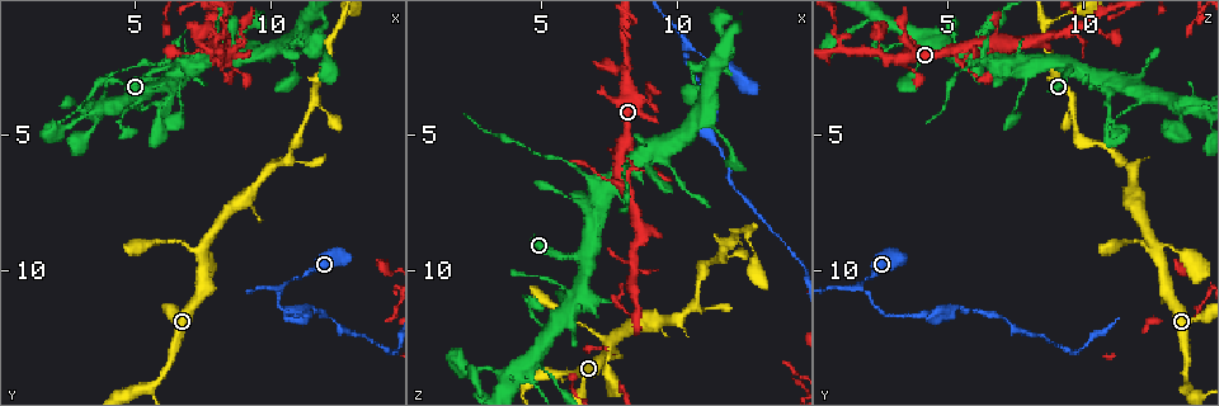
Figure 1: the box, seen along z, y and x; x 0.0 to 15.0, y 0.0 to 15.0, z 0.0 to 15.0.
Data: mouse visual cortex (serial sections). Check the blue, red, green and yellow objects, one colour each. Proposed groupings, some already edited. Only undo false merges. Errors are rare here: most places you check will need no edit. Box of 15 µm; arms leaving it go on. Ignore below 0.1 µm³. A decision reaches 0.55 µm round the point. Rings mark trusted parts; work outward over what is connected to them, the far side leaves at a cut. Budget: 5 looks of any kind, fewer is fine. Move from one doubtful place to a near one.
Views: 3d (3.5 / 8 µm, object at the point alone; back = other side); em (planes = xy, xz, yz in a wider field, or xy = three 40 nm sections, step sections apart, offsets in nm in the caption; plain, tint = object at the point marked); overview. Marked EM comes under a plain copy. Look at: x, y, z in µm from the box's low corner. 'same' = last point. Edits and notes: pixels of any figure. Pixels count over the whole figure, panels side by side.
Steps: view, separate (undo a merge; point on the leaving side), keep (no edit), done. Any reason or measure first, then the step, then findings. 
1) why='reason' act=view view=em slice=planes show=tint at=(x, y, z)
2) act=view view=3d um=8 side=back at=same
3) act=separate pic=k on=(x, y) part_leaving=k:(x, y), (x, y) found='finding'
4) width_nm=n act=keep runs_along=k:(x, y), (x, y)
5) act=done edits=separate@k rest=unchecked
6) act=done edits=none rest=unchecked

why='calibre changes' act=view view=3d um=3.5 at=(6.5, 2.0, 6.3)

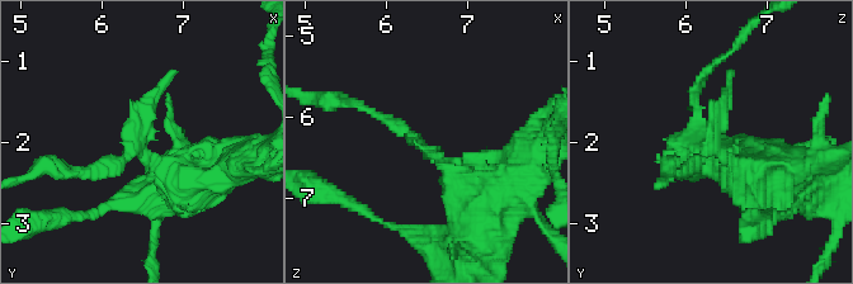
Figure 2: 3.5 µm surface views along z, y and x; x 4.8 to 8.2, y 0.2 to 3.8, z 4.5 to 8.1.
why='need the tissue' act=view view=em slice=xy step=3 show=tint at=(6.40, 2.10, 6.25)

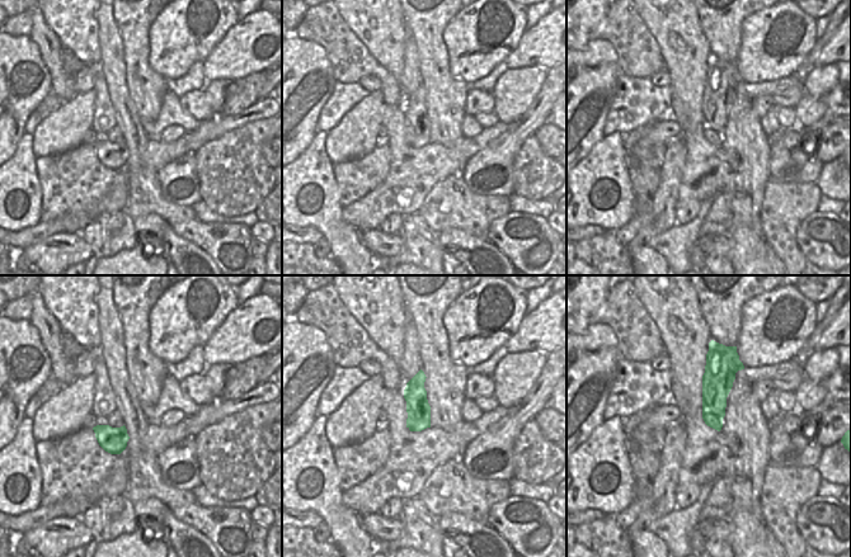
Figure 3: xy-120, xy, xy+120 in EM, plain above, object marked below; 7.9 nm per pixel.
width_nm=190 act=separate pic=2 on=(92, 173) part_leaving=2:(126, 156), (95, 173), (33, 173) found='a second cell is stuck on'

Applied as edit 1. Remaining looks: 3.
why='calibre changes' act=view view=3d um=3.5 at=(3.7, 4.1, 13.7)

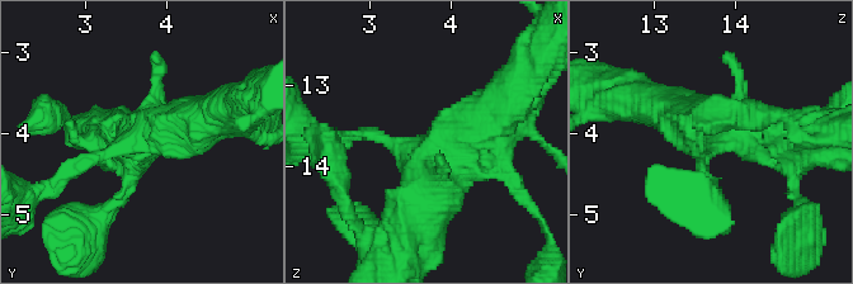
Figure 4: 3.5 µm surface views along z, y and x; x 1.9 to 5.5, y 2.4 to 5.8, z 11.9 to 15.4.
why='shape alone is not enough' act=view view=em slice=xy step=2 show=tint at=(3.75, 4.05, 13.75)

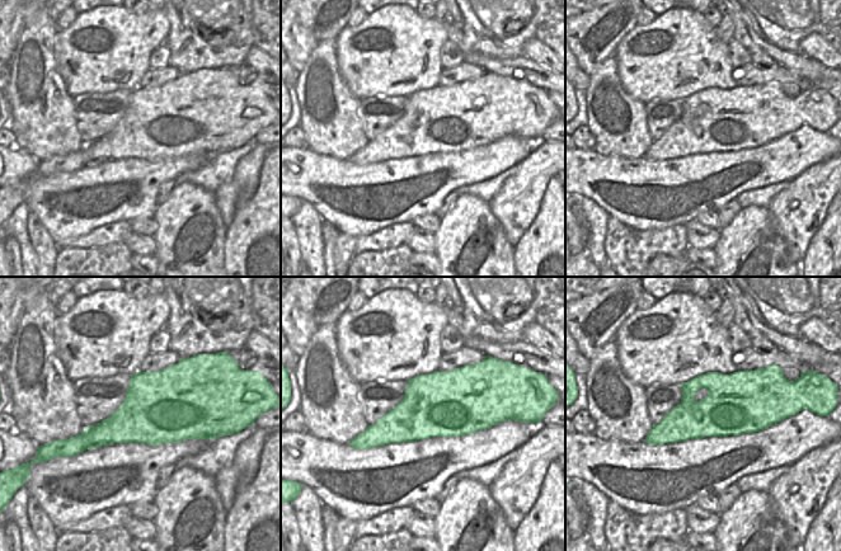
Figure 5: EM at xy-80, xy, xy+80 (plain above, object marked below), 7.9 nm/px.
act=keep runs_along=4:(513, 93), (451, 148), (411, 219) found='all the same cell'

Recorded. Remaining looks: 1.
act=done edits=separate@2 rest=unchecked

